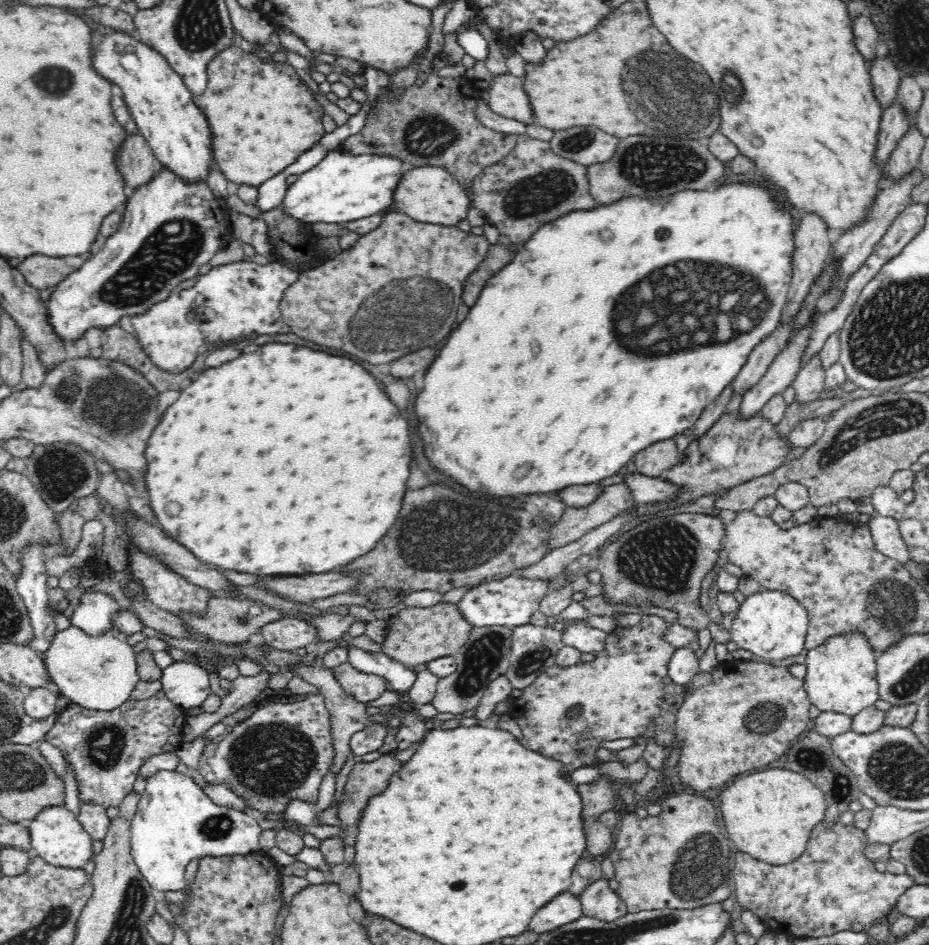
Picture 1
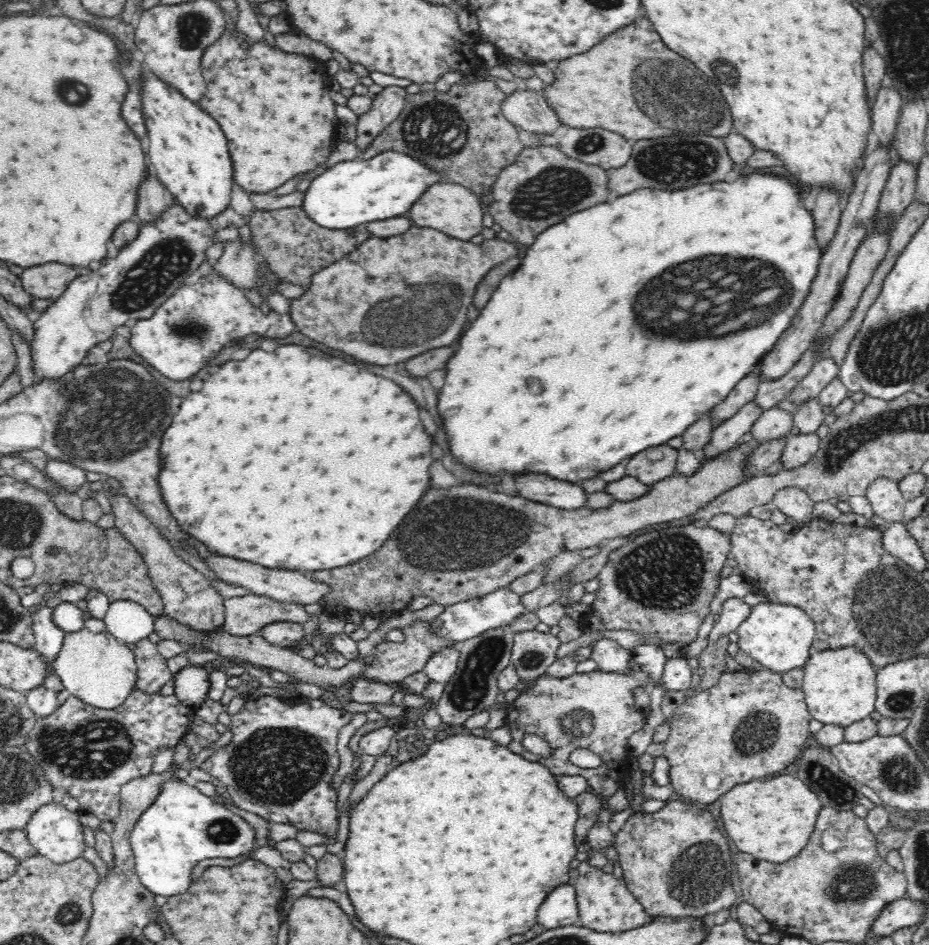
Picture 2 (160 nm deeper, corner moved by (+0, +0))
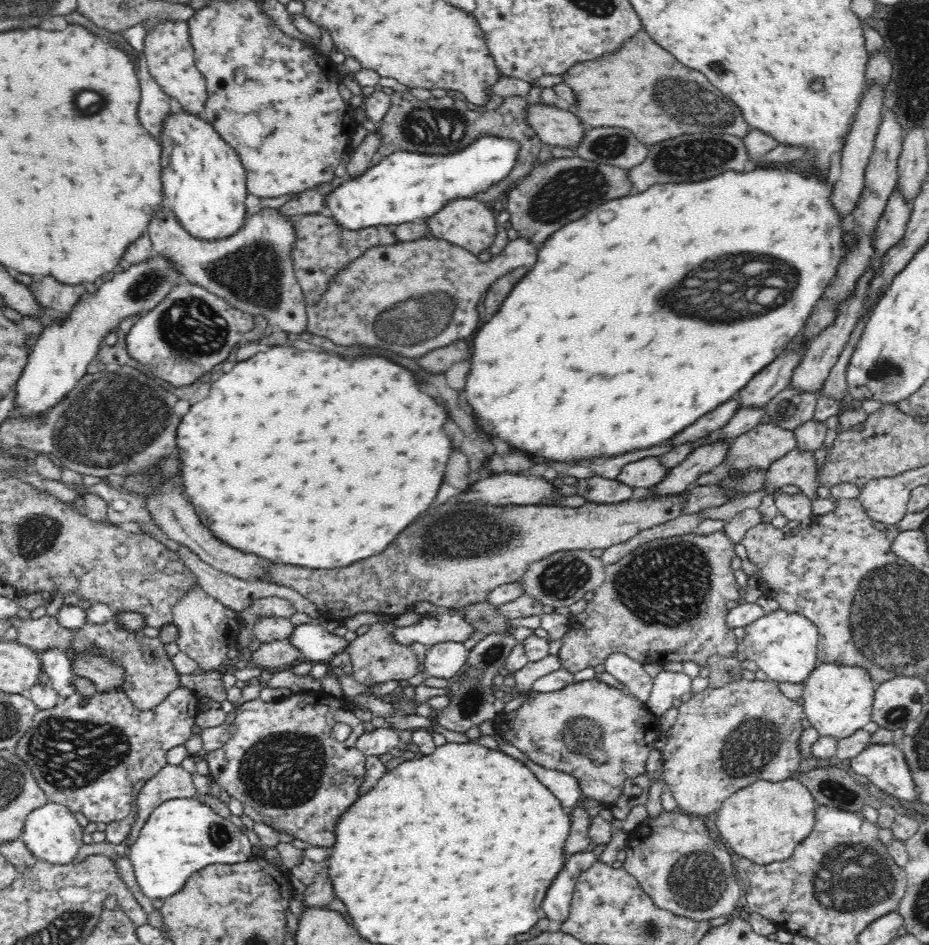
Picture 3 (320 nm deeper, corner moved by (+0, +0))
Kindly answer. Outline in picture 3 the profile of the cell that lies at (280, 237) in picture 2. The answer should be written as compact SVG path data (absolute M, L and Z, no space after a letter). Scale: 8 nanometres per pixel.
M305 214L303 219L299 223L293 223L293 226L297 230L297 240L294 240L291 258L307 306L318 304L338 272L348 268L350 263L361 257L370 247L395 245L400 242L391 227L380 225L349 230L339 226L332 218L326 218L321 214Z

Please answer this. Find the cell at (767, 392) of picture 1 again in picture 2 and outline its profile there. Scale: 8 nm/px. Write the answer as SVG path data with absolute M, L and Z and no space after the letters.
M754 402L740 408L736 416L725 420L712 431L708 444L701 449L704 457L718 457L729 451L761 416L761 409Z

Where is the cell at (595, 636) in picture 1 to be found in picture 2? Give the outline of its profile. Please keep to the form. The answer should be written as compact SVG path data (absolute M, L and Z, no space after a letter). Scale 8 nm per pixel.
M602 638L598 640L591 651L591 658L596 661L599 670L607 673L629 671L629 654L613 639Z

